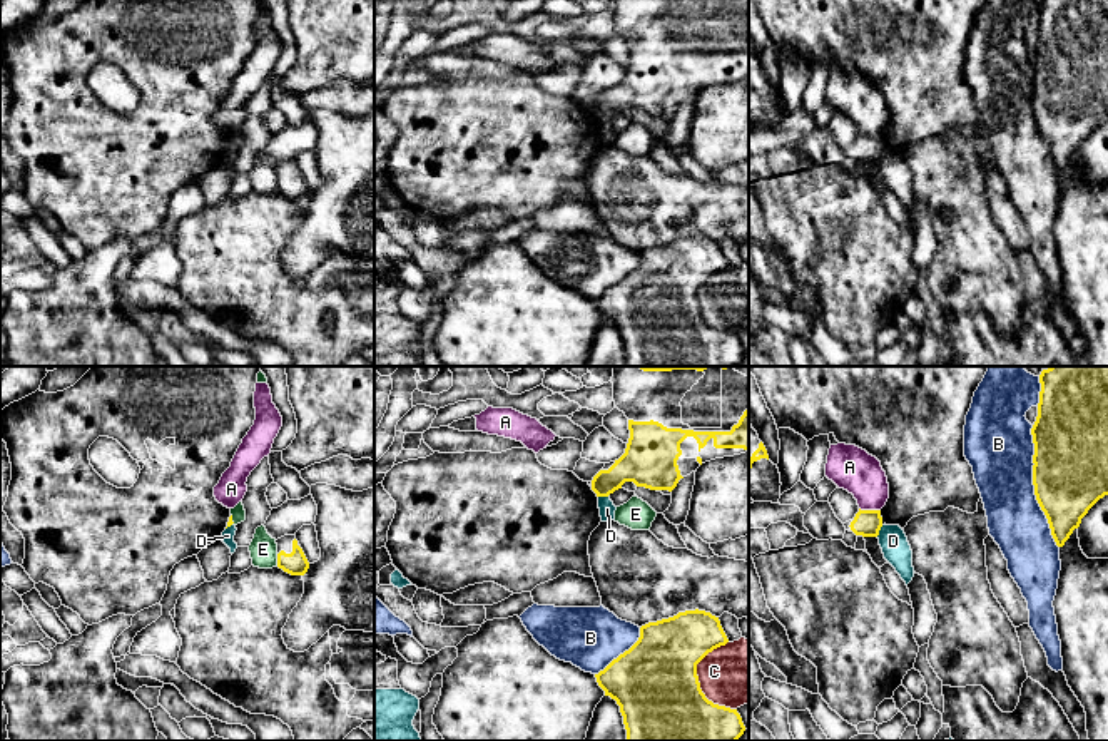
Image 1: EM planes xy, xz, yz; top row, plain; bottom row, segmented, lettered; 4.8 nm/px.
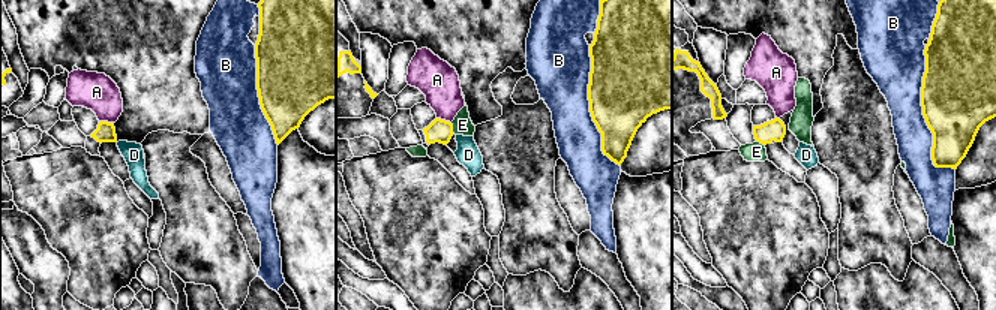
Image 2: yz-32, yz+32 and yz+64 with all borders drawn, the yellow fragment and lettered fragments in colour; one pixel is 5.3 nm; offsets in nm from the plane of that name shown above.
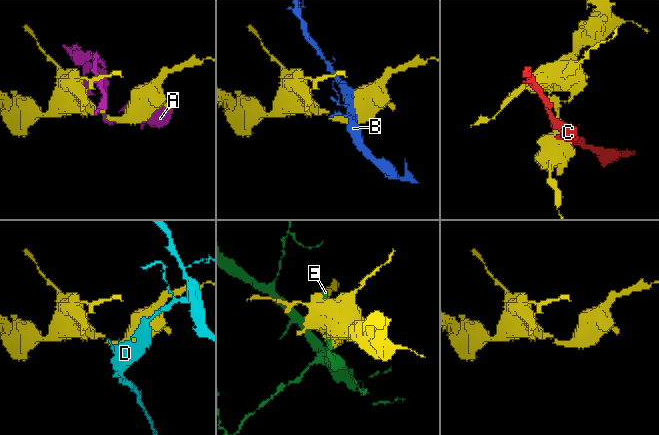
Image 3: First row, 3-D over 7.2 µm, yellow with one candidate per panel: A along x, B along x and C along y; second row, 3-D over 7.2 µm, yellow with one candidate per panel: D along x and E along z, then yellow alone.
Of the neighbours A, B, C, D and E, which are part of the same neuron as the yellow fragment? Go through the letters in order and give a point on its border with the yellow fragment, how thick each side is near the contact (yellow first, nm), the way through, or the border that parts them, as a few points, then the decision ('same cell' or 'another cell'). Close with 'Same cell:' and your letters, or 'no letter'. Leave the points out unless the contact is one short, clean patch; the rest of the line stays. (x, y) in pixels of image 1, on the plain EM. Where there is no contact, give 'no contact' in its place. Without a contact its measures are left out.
A: meets yellow in yz at (869, 136); 130 nm thick on the yellow side, 220 nm on the other; border along yz (859, 132), (879, 136); another cell
B: meets yellow in yz at (1035, 112); 360 nm thick on the yellow side, 320 nm on the other; another cell
C: meets yellow in xz at (697, 306); 440 nm thick on the yellow side, 320 nm on the other; another cell
D: meets yellow in yz at (879, 154); 130 nm thick on the yellow side, 140 nm on the other; border along yz (883, 151), (876, 161); another cell
E: meets yellow in xy at (278, 186); 110 nm thick on the yellow side, 130 nm on the other; another cell
Same cell: no letter

